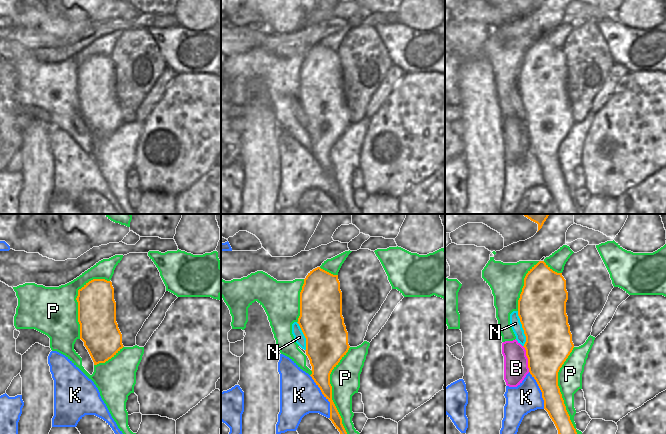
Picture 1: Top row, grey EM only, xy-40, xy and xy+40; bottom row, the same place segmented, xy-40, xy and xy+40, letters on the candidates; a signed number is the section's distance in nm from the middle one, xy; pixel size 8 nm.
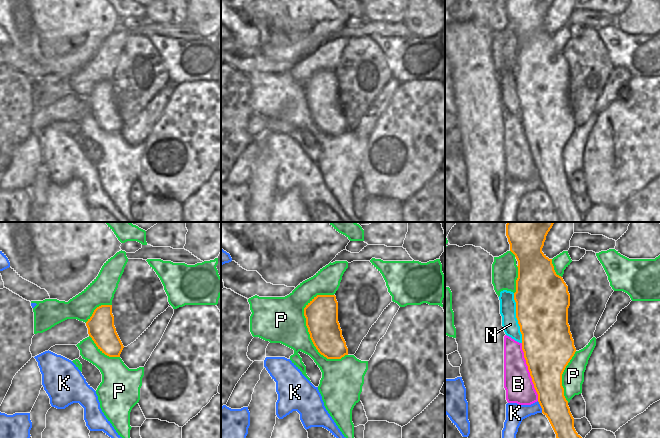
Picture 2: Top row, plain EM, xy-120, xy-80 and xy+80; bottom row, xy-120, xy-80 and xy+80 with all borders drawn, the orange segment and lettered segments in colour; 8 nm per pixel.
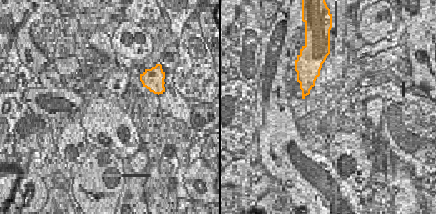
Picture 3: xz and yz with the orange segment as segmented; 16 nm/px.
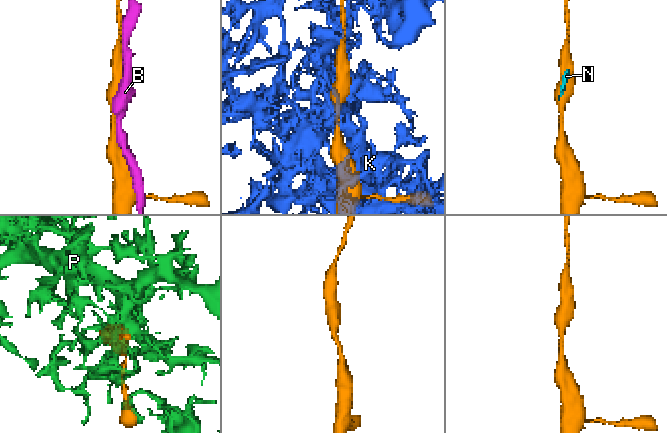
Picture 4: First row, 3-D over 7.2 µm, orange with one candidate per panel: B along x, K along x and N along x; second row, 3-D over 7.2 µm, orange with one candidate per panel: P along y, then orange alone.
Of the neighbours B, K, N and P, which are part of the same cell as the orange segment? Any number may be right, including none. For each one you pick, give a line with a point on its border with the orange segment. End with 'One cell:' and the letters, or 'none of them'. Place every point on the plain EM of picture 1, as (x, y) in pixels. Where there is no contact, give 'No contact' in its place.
One cell: none of them

